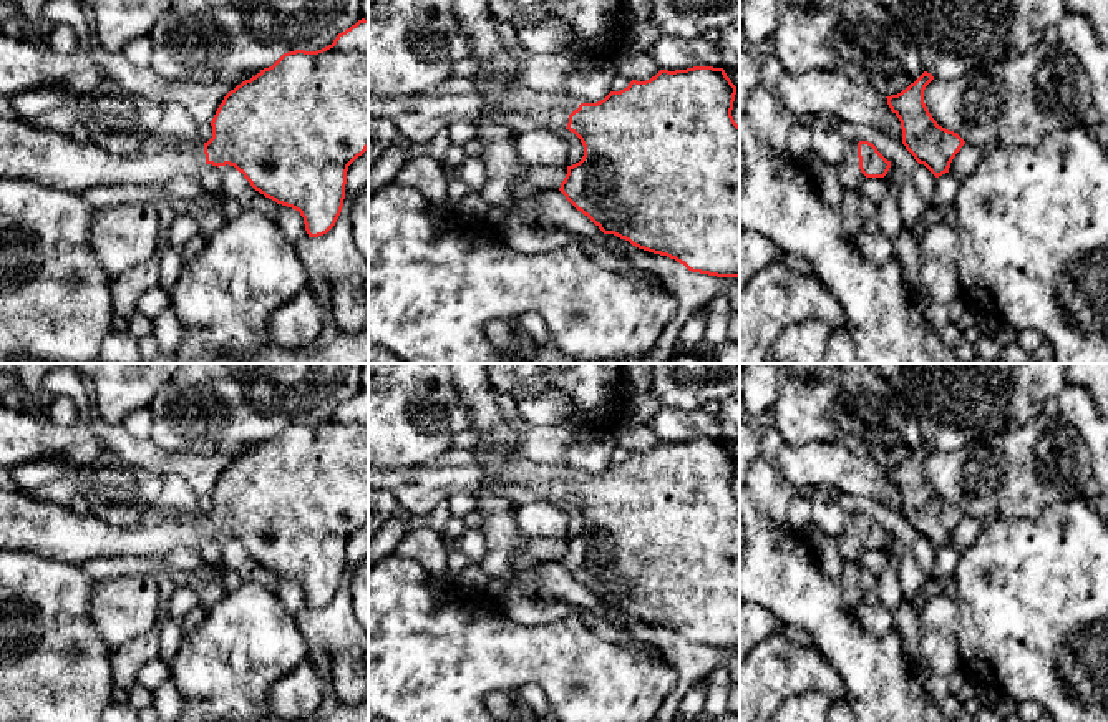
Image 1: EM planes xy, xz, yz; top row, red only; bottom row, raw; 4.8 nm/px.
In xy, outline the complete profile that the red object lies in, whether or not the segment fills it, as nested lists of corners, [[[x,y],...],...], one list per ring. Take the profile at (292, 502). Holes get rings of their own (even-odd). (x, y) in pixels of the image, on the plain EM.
[[[358,392],[322,422],[284,425],[272,438],[231,461],[211,498],[212,510],[202,515],[194,490],[181,476],[168,475],[161,496],[144,516],[129,528],[114,528],[91,513],[78,515],[71,508],[38,500],[17,488],[0,488],[0,549],[33,551],[43,558],[81,564],[95,558],[164,554],[181,546],[197,546],[204,536],[229,536],[242,544],[255,563],[299,583],[309,609],[323,607],[342,584],[348,538],[368,521],[368,392]]]

